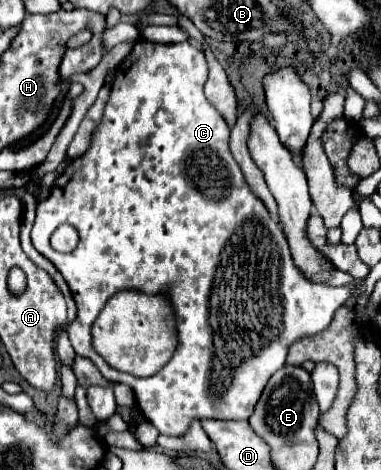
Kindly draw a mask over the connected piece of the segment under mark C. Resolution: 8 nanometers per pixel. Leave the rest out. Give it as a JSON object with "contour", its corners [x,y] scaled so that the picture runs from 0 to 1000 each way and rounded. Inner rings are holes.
{"contour":[[[360,87],[344,104],[344,113],[318,130],[318,138],[302,151],[302,168],[291,177],[291,202],[270,240],[270,257],[255,270],[249,287],[244,287],[244,304],[234,313],[234,321],[207,334],[192,338],[181,347],[181,355],[160,368],[160,377],[150,381],[150,398],[134,398],[134,411],[118,428],[108,428],[97,436],[97,462],[92,462],[92,479],[81,491],[81,509],[92,530],[118,543],[171,589],[171,598],[186,611],[192,636],[202,645],[202,674],[176,691],[176,709],[186,721],[186,734],[197,743],[202,755],[234,760],[260,789],[270,794],[276,806],[297,811],[297,815],[333,815],[360,849],[360,862],[370,866],[370,879],[417,913],[417,921],[444,926],[444,930],[475,930],[496,917],[501,900],[512,891],[585,891],[585,896],[633,896],[633,891],[654,891],[664,883],[664,870],[706,811],[706,802],[738,785],[748,777],[748,760],[753,760],[753,743],[769,726],[795,721],[795,717],[816,717],[832,713],[837,704],[848,704],[853,696],[864,696],[874,666],[900,653],[916,636],[942,636],[953,628],[948,602],[942,594],[932,594],[927,602],[895,606],[895,611],[816,611],[816,602],[806,602],[795,594],[795,585],[785,585],[785,577],[774,577],[774,564],[764,560],[764,538],[753,534],[753,509],[743,509],[743,491],[732,487],[732,479],[711,466],[706,449],[696,445],[690,428],[680,419],[664,415],[664,406],[654,402],[627,351],[617,347],[617,338],[601,326],[601,266],[591,262],[591,253],[575,245],[575,236],[543,215],[538,198],[533,198],[533,181],[543,172],[543,126],[538,117],[512,104],[507,96],[496,96],[496,87],[480,91],[454,91],[454,96],[417,96],[417,91],[396,91],[396,87]],[[160,474],[181,474],[207,491],[207,521],[192,538],[155,538],[129,521],[129,504],[144,491],[150,479]],[[320,615],[362,615],[391,628],[407,628],[417,621],[436,626],[449,636],[449,653],[459,666],[459,683],[465,683],[465,743],[454,751],[454,760],[444,764],[444,772],[407,794],[402,802],[349,802],[339,794],[318,794],[297,781],[286,781],[276,772],[276,764],[249,747],[244,738],[244,717],[234,717],[234,696],[244,691],[244,683],[255,679],[255,670],[270,657],[276,636],[286,636],[304,621]]]}

